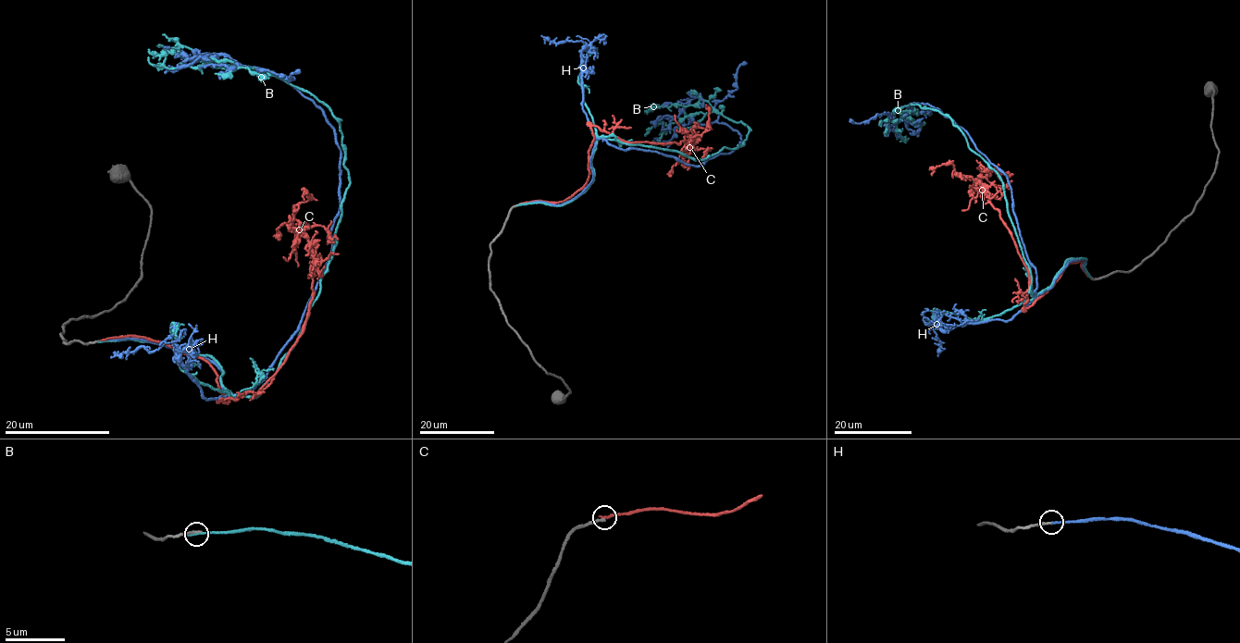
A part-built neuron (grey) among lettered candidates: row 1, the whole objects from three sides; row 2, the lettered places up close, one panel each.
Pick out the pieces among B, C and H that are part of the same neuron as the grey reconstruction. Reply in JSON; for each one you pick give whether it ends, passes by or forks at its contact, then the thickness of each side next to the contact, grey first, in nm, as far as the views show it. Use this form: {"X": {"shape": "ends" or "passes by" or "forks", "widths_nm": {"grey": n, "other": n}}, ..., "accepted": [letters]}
{"H": {"shape": "ends", "widths_nm": {"grey": 200, "other": 190}}, "accepted": ["H"]}

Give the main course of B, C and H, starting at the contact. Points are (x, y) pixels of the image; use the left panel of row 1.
B: (102, 341), (205, 354), (229, 392), (259, 394), (316, 298), (349, 183), (337, 120), (312, 94), (156, 45)
C: (104, 340), (135, 335), (201, 359), (227, 402), (256, 392), (308, 309), (312, 244), (293, 211), (304, 200)
H: (104, 340), (200, 355), (242, 394), (296, 333), (331, 253), (340, 153), (316, 105), (225, 55), (163, 52)

